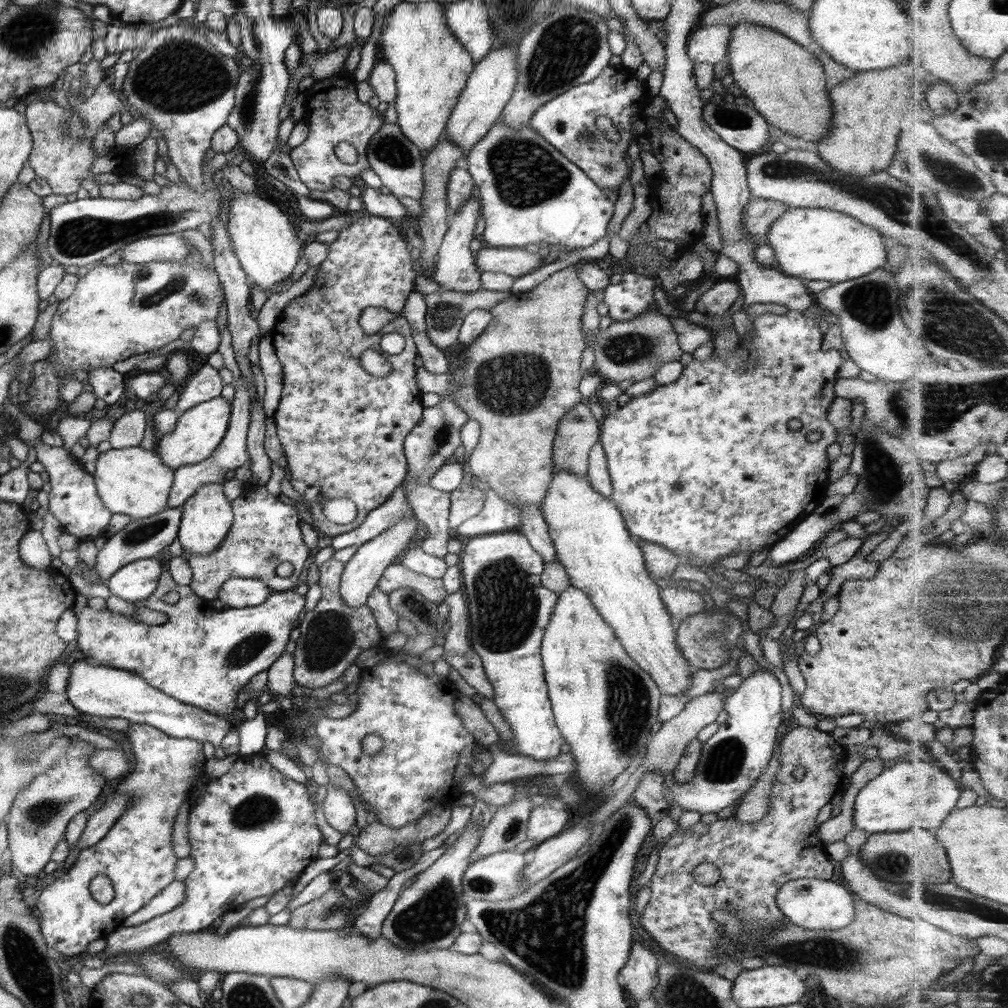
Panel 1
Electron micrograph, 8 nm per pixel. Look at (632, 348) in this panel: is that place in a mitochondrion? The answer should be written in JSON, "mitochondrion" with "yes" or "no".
{"mitochondrion":"yes"}

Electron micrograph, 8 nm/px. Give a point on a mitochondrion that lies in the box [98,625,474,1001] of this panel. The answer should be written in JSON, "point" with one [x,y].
{"point":[432,917]}

